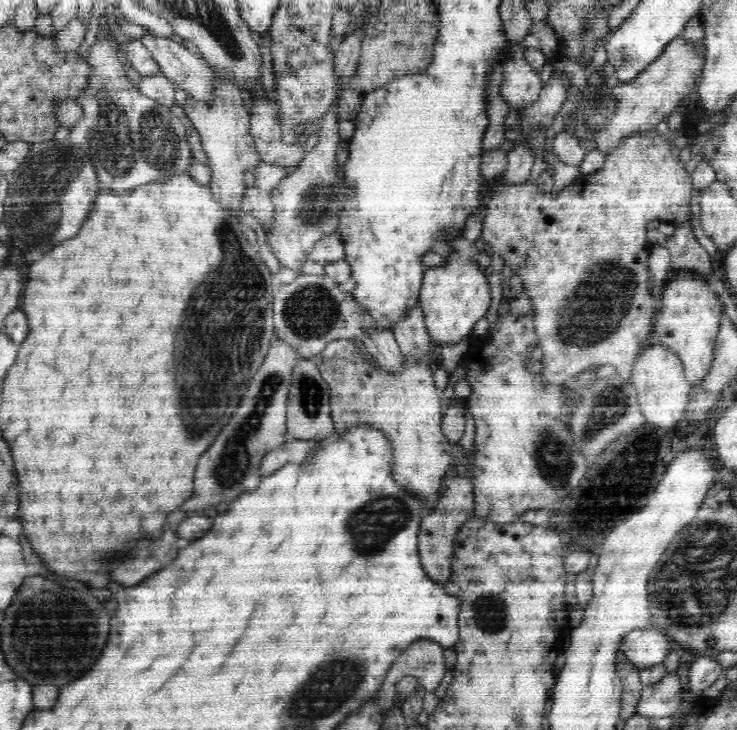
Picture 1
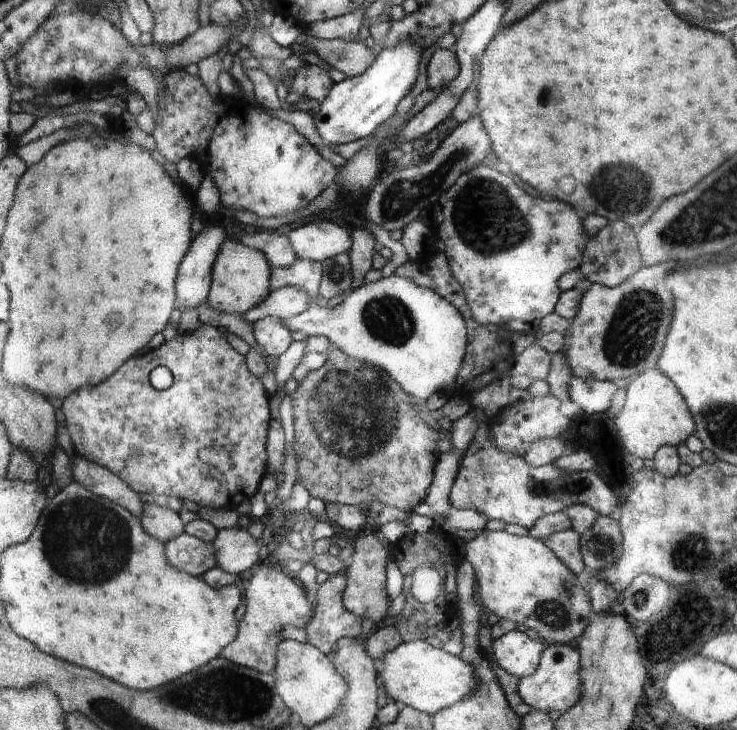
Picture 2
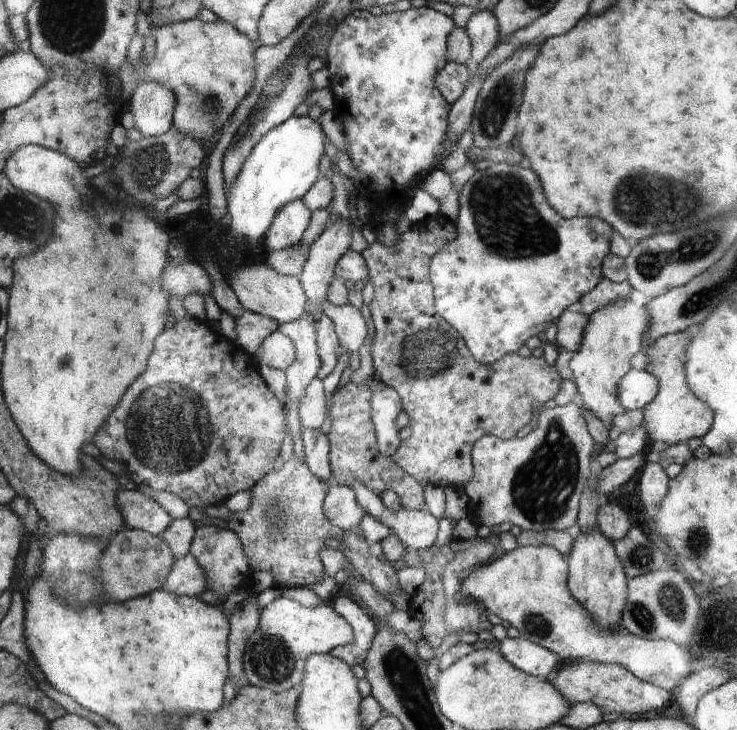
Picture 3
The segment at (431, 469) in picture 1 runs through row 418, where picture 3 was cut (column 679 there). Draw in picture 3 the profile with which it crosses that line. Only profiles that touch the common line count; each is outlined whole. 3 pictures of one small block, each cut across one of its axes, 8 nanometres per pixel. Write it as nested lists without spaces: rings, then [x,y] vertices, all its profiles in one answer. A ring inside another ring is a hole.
[[[698,325],[682,332],[661,336],[646,352],[645,369],[659,379],[658,396],[643,410],[643,427],[654,442],[666,444],[686,443],[690,438],[702,438],[713,425],[714,412],[702,400],[696,398],[686,380],[684,368],[685,348],[695,336]]]

